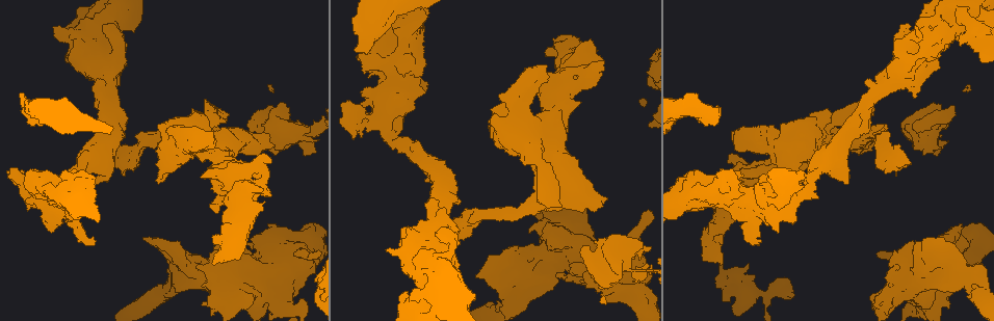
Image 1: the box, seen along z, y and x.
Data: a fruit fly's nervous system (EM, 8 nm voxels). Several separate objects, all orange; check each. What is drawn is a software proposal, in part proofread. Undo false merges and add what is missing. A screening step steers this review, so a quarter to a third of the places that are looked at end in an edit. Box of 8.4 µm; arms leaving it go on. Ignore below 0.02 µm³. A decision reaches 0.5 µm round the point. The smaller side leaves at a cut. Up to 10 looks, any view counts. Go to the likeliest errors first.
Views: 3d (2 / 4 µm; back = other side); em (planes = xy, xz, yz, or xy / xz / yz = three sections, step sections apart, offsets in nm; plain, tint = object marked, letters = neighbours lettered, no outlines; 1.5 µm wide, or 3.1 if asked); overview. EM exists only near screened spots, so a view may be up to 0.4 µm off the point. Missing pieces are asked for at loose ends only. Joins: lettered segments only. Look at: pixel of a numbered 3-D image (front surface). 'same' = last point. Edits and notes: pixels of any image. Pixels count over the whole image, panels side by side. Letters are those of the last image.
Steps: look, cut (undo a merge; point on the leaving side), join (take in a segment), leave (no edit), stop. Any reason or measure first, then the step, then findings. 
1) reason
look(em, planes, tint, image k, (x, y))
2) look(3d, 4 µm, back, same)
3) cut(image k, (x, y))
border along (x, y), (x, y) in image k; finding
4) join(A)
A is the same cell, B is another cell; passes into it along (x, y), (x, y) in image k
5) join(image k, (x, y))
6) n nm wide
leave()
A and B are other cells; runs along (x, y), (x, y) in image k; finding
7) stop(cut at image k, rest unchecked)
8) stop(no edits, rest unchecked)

branch stops here
look(em, planes, plain, image 1, (425, 180))

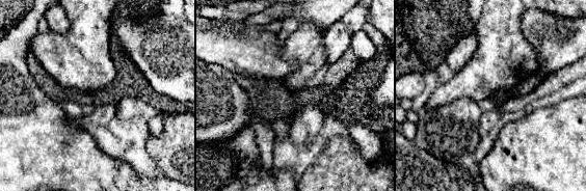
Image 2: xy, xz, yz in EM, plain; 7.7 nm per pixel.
what lies round it
look(em, planes, letters, same)

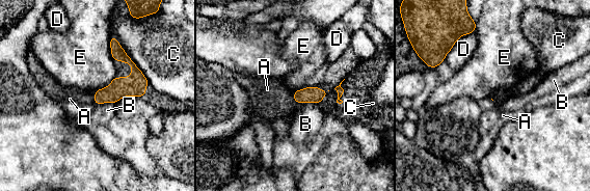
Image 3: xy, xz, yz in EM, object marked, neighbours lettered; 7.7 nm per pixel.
leave()
A, B, C, D and E are other cells; border along (110, 35), (110, 53), (113, 59) in image 3; none of them fits

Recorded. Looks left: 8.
look(3d, 4 µm, image 1, (695, 97))

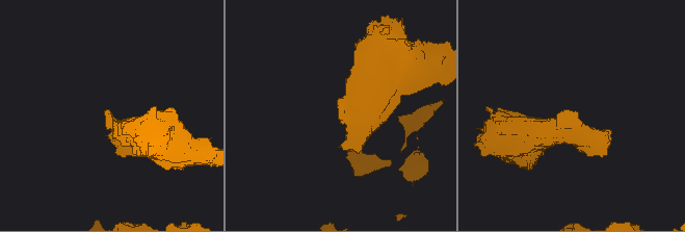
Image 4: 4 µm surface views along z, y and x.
shape alone is not enough
look(em, planes, letters, image 4, (104, 113))

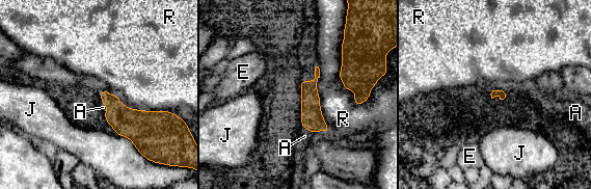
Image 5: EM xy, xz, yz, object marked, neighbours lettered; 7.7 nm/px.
join(A)
A is the same cell, E, J and R are other cells; passes into it along (126, 122), (102, 102), (103, 107) in image 5; the cell continues

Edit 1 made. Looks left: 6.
see it whole again
look(overview)

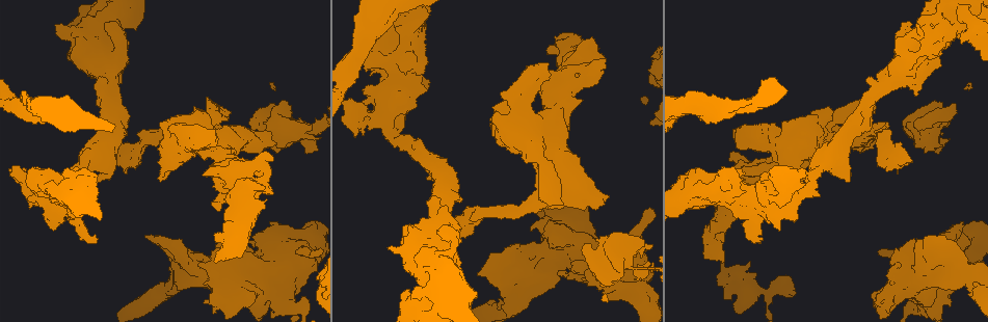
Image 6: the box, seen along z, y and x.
stops while still wide
look(3d, 2 µm, image 6, (511, 247))

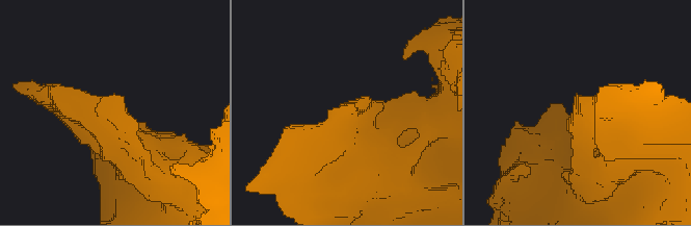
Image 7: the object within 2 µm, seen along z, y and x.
look(em, xy, step 8, tint, image 7, (579, 96))

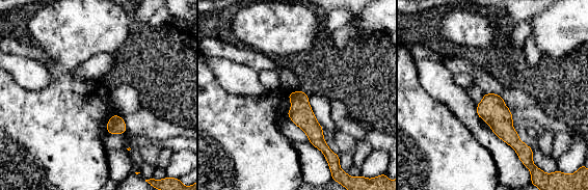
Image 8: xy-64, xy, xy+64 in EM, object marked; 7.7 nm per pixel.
look(em, xz, step 4, letters, same)

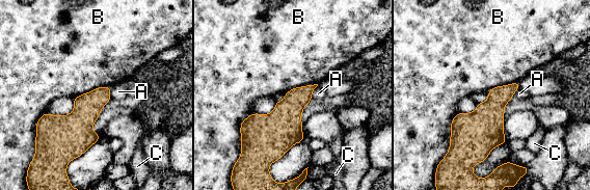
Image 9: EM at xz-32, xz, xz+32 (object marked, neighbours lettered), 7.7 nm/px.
leave()
A, B and C are other cells; border along (110, 85), (96, 87), (74, 98) in image 9; none of them fits

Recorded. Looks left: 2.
sudden change in width
look(em, xy, step 8, letters, image 6, (144, 140))

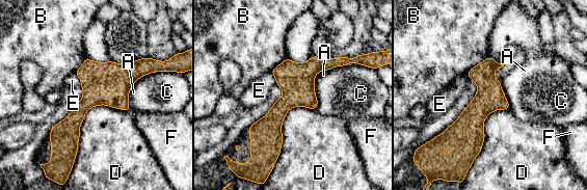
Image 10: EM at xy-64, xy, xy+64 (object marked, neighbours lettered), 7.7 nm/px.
look(em, planes, letters, same)

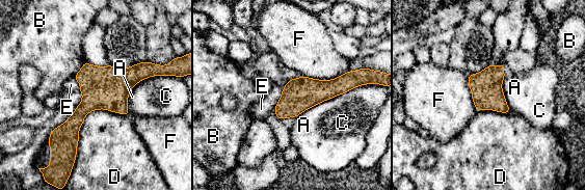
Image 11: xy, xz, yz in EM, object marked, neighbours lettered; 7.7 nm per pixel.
240 nm wide
leave()
A, B, C, D, E and F are other cells; border along (129, 114), (91, 110), (72, 168) in image 11; one cell here

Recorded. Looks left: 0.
stop(join at image 5, rest unchecked)

